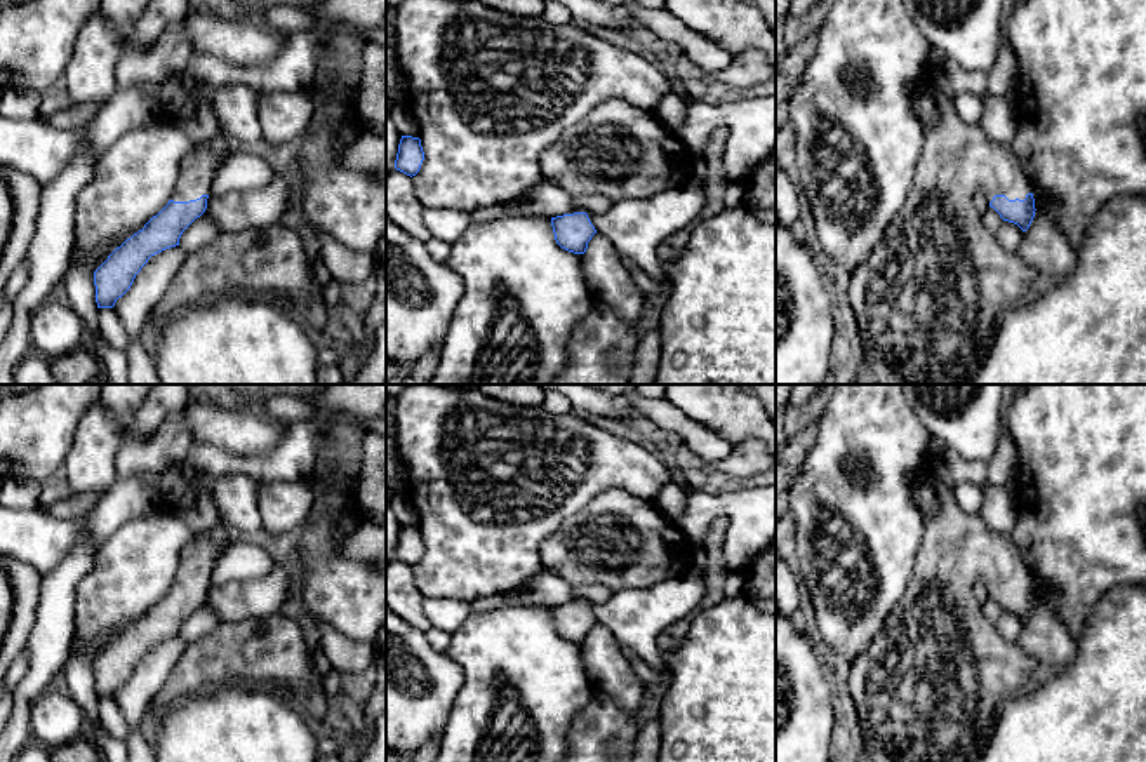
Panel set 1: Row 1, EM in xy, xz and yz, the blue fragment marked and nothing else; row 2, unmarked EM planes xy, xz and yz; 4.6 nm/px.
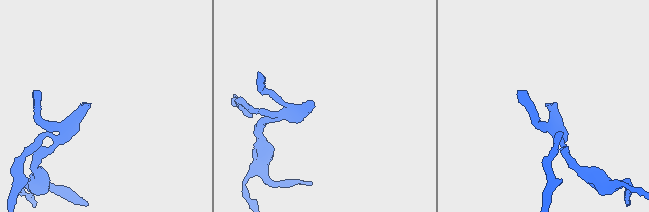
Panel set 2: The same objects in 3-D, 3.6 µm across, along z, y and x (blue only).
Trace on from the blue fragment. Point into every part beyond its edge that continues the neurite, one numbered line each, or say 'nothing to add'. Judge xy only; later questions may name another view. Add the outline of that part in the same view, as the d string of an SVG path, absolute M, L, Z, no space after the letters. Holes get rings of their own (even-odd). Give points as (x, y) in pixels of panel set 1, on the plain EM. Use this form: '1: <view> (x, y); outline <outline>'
1: xy (197, 559); outline M207 532L197 534L183 550L179 567L174 578L174 592L197 590L209 585L214 564L221 558L224 548L216 545Z

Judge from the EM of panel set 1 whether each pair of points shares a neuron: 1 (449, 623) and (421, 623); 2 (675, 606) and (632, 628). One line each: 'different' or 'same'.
1: different
2: same

